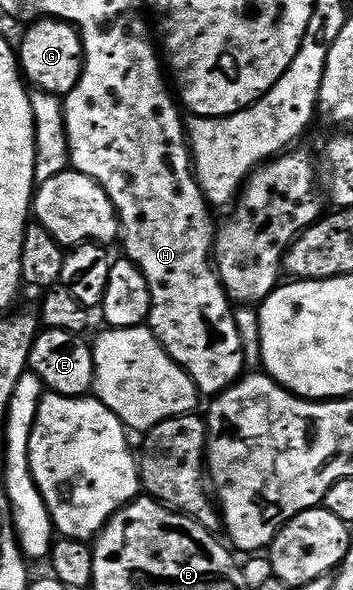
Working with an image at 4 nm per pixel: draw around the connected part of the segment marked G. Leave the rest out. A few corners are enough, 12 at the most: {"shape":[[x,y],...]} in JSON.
{"shape":[[37,20],[17,44],[32,89],[65,98],[83,73],[79,31]]}

